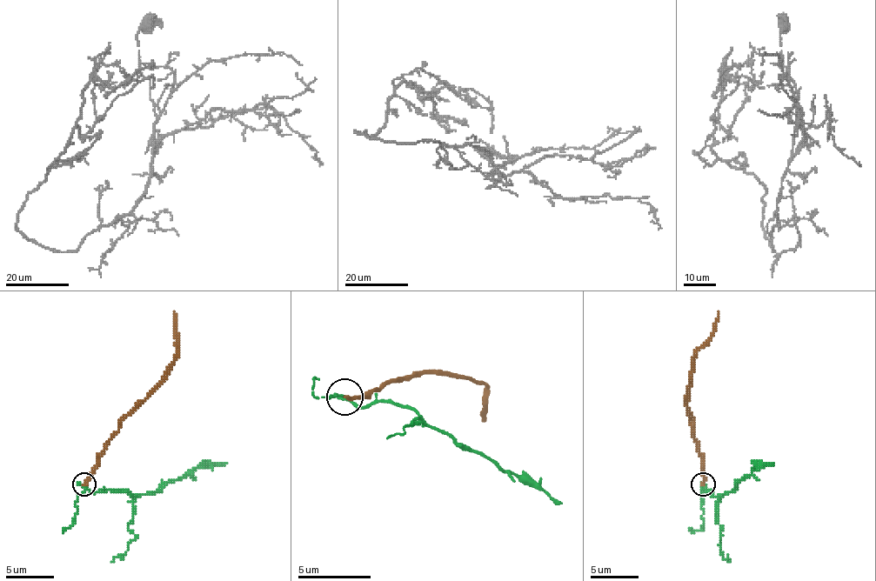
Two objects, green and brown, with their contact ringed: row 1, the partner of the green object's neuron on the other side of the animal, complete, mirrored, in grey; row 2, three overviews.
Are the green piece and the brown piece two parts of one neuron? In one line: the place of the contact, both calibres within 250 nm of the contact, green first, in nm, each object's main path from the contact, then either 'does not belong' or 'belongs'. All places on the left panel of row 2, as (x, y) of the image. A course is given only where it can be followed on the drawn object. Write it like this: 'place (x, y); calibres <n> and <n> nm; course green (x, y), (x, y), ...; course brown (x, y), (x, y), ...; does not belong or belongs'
place (84, 484); calibres 180 and 240 nm; course green (84, 484), (92, 492), (125, 490), (140, 497), (155, 494), (197, 468), (212, 468), (227, 463); course brown (84, 484), (96, 456), (123, 419), (164, 374), (177, 350), (174, 311); does not belong

